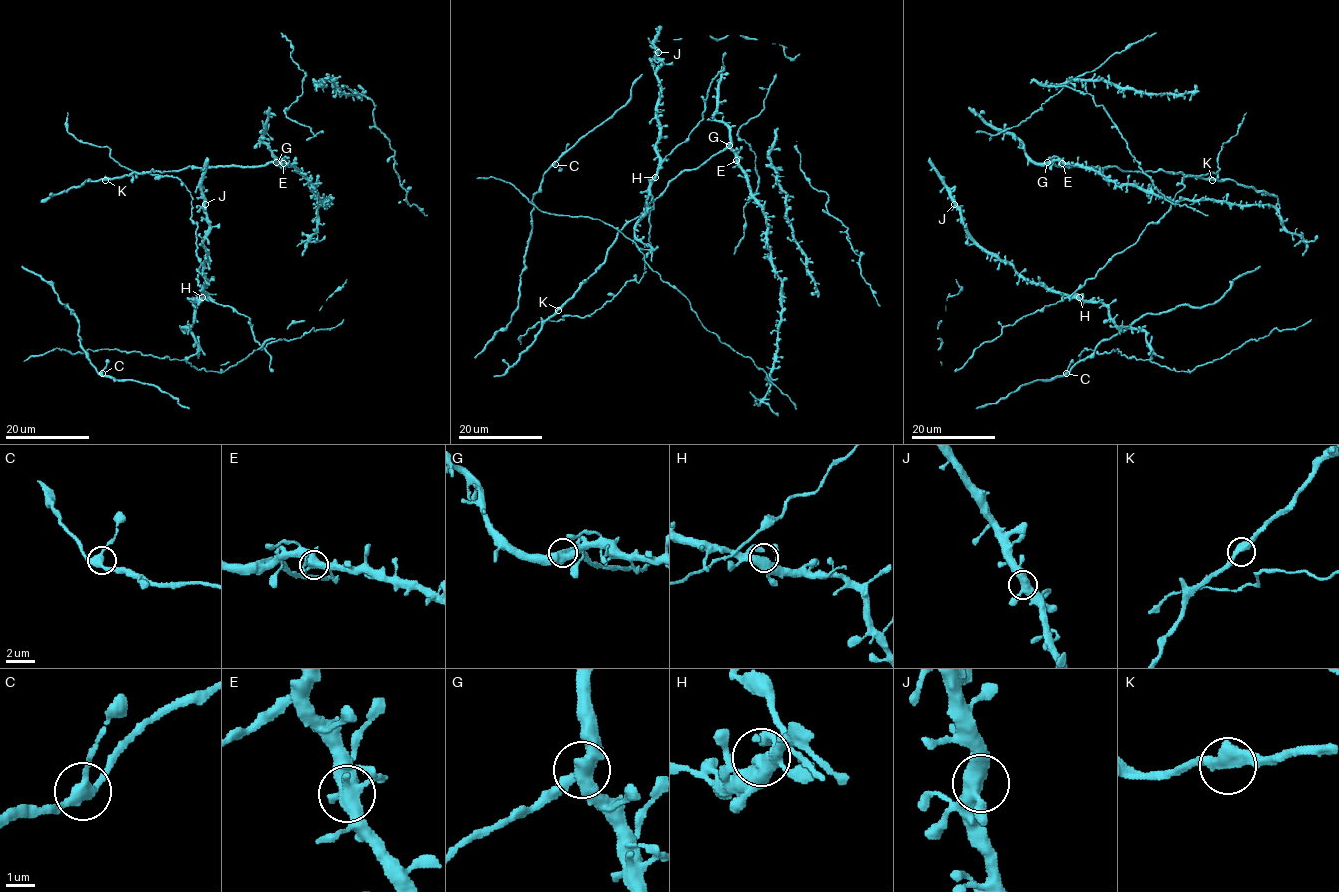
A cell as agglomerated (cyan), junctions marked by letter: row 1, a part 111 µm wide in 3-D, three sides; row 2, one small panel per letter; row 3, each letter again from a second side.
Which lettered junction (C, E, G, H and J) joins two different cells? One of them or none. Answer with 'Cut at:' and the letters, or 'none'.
Cut at: G

